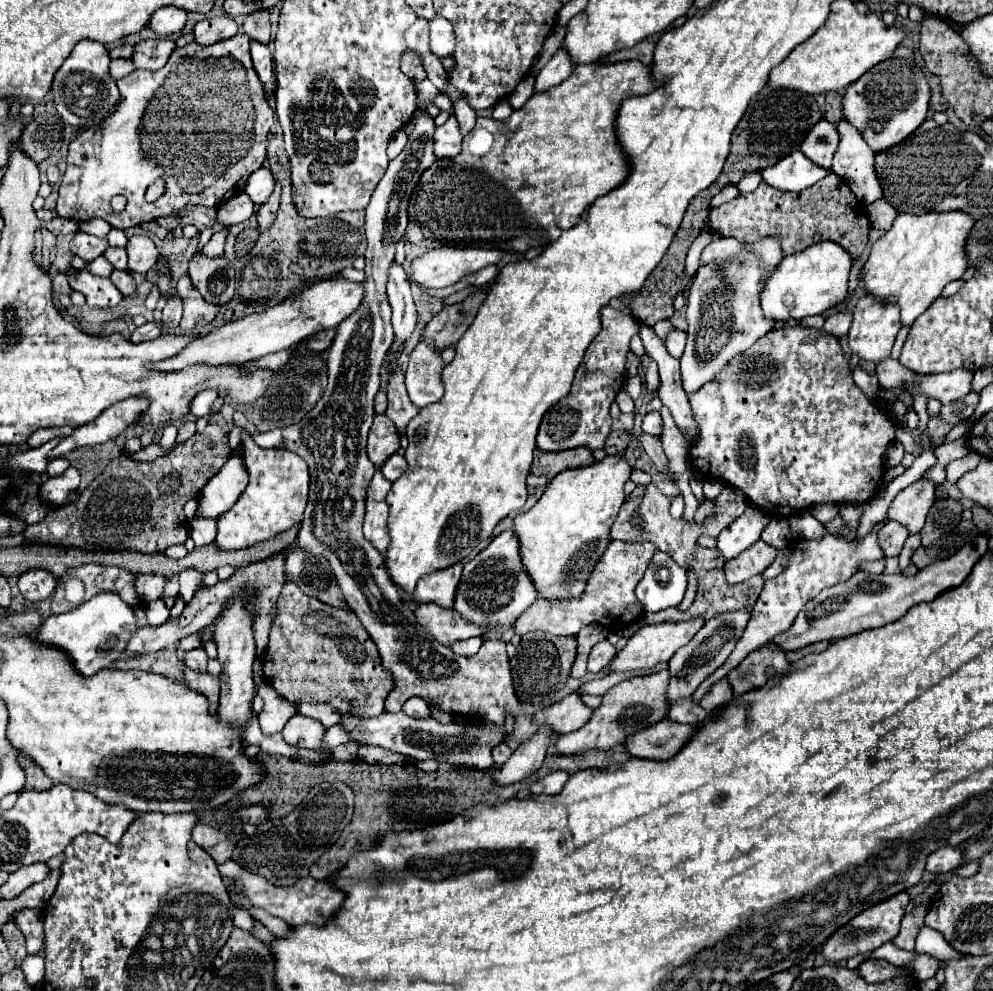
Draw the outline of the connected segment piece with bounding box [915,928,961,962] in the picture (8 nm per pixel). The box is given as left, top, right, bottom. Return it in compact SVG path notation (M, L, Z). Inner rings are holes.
M921 928L919 936L917 936L917 946L915 946L917 952L925 952L925 954L931 954L933 958L937 960L955 960L955 958L961 958L957 954L957 950L953 950L945 940L943 936L937 932L937 930L931 930L931 928Z

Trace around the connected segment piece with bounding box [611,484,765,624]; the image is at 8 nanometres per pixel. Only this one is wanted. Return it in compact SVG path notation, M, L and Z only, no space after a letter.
M647 484L645 486L645 494L639 498L627 498L625 504L619 510L617 520L611 526L611 538L613 540L621 540L621 542L653 542L659 550L667 552L675 562L679 562L679 566L683 566L687 572L693 572L697 576L697 596L695 602L691 604L689 610L681 612L679 608L669 608L657 614L643 614L641 616L641 624L659 624L659 622L681 622L681 620L691 620L691 618L703 618L703 620L711 620L715 618L715 614L723 614L723 612L731 612L731 610L739 610L739 608L751 608L757 598L759 592L763 590L763 574L749 578L743 584L729 584L725 580L723 574L723 558L721 554L713 548L703 548L701 544L697 544L699 536L705 532L721 532L731 520L735 520L737 516L741 516L745 512L745 508L749 506L745 494L741 490L735 490L735 486L727 486L721 496L715 498L719 514L715 516L715 520L709 520L705 526L697 526L697 524L685 524L681 520L671 518L669 514L669 498L663 496L655 484Z

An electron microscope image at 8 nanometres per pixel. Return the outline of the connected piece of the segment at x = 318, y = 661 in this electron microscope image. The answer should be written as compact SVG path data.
M295 582L283 586L281 596L277 598L279 614L271 626L269 646L263 658L263 678L265 682L293 706L299 704L329 704L339 714L349 716L379 716L383 712L383 702L393 690L393 680L383 672L379 662L379 652L371 642L367 630L363 630L359 618L351 610L339 610L327 606L315 598L307 598Z

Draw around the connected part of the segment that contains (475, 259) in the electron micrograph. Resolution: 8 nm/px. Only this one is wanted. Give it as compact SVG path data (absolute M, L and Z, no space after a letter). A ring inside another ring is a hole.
M483 248L429 250L413 260L411 280L427 288L455 286L465 276L471 276L489 264L499 264L507 256L513 254L507 250L503 252L503 250L483 250Z

